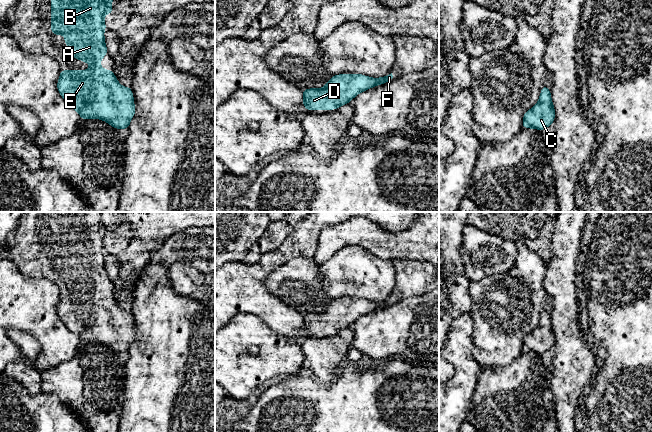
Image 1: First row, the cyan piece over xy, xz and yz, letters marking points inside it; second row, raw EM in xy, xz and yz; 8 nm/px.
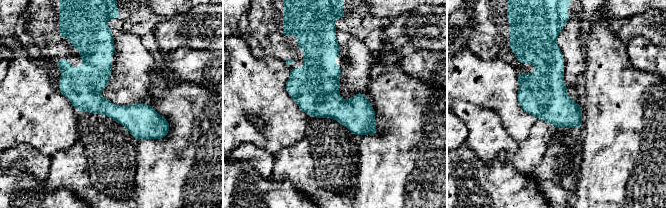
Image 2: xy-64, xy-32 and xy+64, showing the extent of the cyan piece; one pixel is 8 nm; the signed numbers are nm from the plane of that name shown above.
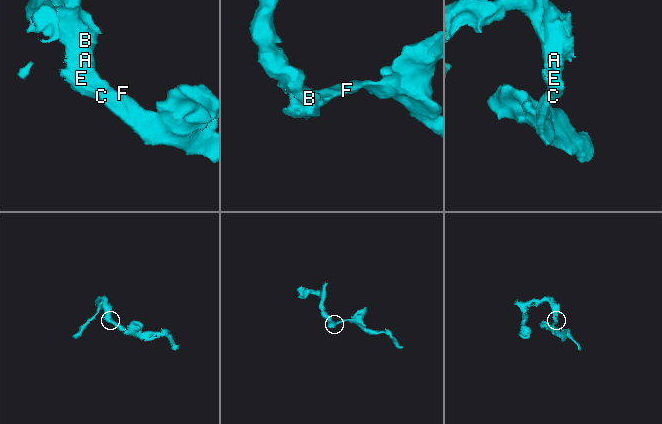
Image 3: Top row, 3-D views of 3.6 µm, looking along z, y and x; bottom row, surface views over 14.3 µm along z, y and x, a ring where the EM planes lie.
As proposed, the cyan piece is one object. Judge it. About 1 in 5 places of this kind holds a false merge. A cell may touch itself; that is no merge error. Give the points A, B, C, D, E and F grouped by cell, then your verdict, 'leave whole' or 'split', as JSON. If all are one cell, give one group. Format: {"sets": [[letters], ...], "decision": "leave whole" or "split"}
{"sets": [["A", "B", "C", "D", "E", "F"]], "decision": "leave whole"}

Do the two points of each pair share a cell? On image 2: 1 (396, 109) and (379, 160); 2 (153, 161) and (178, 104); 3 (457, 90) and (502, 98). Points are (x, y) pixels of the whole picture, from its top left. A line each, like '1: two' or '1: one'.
1: one
2: one
3: one

